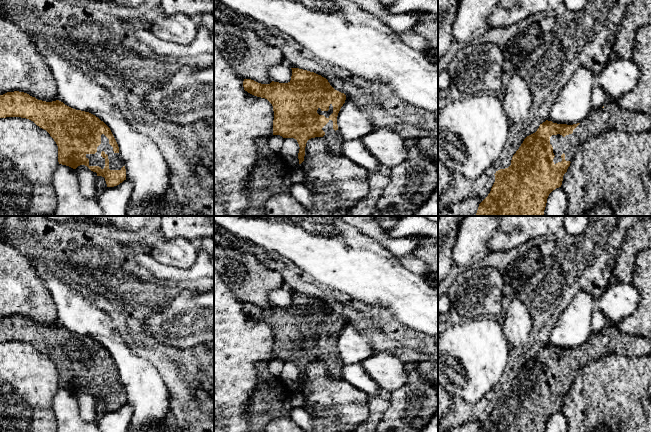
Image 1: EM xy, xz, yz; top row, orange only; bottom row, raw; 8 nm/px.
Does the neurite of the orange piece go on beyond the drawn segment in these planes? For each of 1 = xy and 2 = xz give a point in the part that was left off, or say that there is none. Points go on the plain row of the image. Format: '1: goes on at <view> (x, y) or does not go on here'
1: goes on at xy (115, 386)
2: goes on at xz (334, 364)

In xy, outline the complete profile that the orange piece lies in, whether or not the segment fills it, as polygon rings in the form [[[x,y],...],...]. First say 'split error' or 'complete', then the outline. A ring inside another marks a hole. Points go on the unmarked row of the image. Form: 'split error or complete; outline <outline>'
split error; outline [[[14,315],[0,319],[0,342],[6,341],[26,342],[46,354],[58,370],[59,388],[73,393],[85,389],[97,400],[104,401],[107,411],[117,410],[126,404],[126,393],[118,368],[110,352],[95,339],[73,333],[59,324],[46,326]]]

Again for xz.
split error; outline [[[299,292],[291,293],[288,307],[272,305],[261,308],[244,303],[244,314],[272,328],[273,359],[297,364],[299,388],[304,385],[307,365],[315,361],[323,361],[332,378],[342,379],[344,363],[338,355],[337,340],[346,319],[335,314],[321,299]]]

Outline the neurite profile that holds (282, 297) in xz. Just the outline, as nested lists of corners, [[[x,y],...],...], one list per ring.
[[[280,288],[269,293],[269,299],[274,306],[288,307],[291,304],[292,293],[290,289]]]

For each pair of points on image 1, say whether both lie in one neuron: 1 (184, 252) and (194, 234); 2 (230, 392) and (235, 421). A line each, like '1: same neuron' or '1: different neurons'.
1: different neurons
2: same neuron

